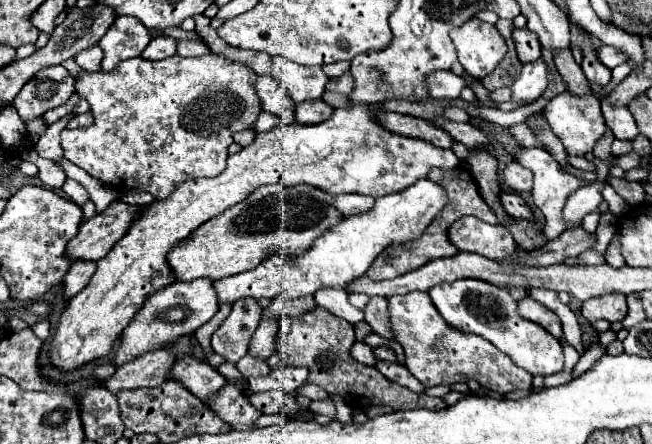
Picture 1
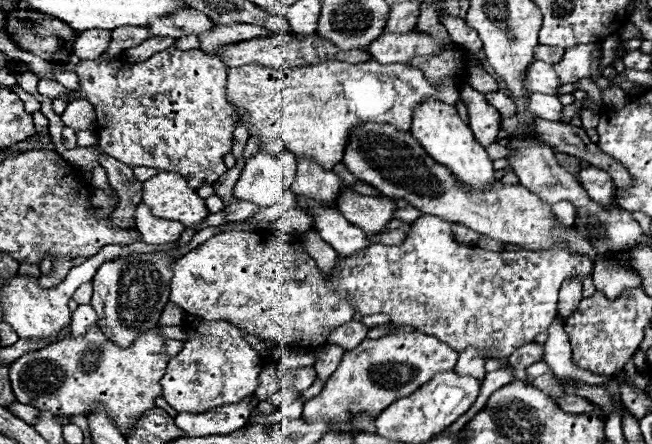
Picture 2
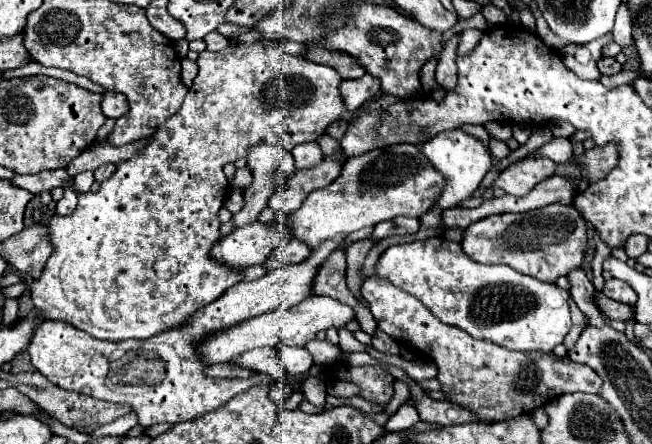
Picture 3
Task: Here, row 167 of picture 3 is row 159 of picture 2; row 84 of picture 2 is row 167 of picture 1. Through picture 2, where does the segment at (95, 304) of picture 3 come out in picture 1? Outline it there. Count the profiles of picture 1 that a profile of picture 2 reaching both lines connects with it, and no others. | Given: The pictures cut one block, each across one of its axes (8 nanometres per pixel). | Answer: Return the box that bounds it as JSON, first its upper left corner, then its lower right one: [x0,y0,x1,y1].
[62,52,262,200]

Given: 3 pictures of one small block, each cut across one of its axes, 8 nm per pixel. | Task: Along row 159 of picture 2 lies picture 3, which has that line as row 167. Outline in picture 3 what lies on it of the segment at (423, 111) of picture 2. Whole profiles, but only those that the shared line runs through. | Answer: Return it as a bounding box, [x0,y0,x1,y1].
[422,130,492,210]

